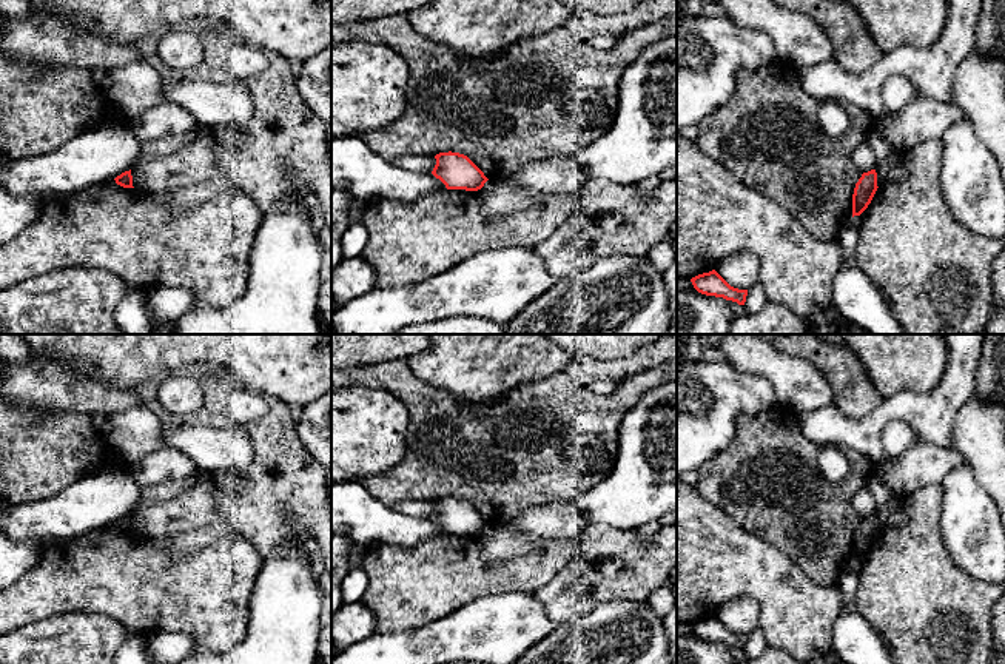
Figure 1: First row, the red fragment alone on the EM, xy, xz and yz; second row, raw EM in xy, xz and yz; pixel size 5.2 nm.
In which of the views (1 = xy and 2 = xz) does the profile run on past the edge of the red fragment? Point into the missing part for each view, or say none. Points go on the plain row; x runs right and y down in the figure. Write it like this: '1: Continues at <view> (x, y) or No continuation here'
1: No continuation here
2: No continuation here

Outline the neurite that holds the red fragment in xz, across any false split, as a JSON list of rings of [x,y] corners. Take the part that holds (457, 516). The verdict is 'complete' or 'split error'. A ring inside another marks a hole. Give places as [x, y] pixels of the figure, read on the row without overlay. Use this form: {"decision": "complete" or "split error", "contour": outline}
{"decision": "complete", "contour": [[[449,496],[436,499],[435,504],[436,510],[432,519],[439,524],[447,535],[478,536],[489,525],[464,499]]]}

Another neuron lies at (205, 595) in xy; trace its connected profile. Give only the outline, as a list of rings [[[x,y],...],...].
[[[116,525],[69,541],[42,545],[42,559],[18,581],[0,592],[0,635],[26,624],[71,612],[102,613],[122,622],[128,633],[182,632],[196,641],[194,653],[220,653],[239,646],[250,627],[250,596],[264,558],[234,530],[214,538],[191,555],[171,559],[150,538],[123,533]]]

